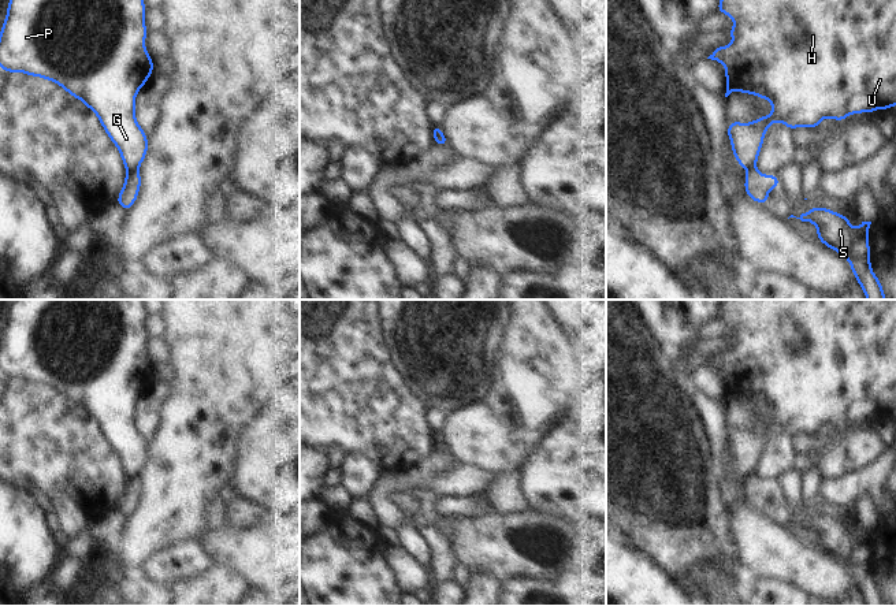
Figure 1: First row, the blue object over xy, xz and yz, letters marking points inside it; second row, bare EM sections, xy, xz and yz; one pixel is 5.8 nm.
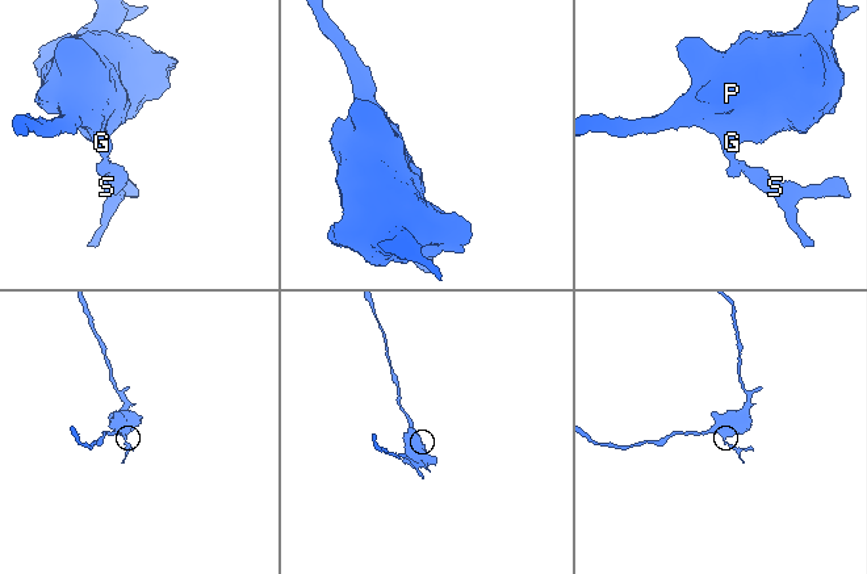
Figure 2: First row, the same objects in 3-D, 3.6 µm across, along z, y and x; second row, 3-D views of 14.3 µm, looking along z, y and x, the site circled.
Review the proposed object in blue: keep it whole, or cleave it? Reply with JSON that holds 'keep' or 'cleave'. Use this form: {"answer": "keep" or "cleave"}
{"answer": "cleave"}

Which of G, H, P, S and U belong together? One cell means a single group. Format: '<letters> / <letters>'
G H P U / S

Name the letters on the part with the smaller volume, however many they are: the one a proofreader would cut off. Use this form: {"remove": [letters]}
{"remove": ["S"]}

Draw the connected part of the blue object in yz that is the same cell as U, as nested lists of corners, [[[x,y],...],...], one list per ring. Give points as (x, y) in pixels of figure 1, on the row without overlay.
[[[722,300],[717,317],[730,323],[735,332],[726,337],[733,347],[726,353],[714,353],[714,358],[707,364],[720,368],[725,372],[726,399],[728,404],[732,398],[750,399],[762,404],[772,409],[773,417],[767,423],[759,423],[750,430],[729,428],[728,445],[732,450],[732,458],[736,468],[746,476],[756,472],[758,461],[761,458],[766,436],[780,427],[784,432],[795,436],[800,432],[815,435],[825,424],[833,424],[843,428],[848,421],[866,419],[870,420],[875,416],[886,416],[896,412],[896,300]]]

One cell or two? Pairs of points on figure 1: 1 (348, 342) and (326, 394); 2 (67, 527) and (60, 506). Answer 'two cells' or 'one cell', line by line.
1: one cell
2: one cell

